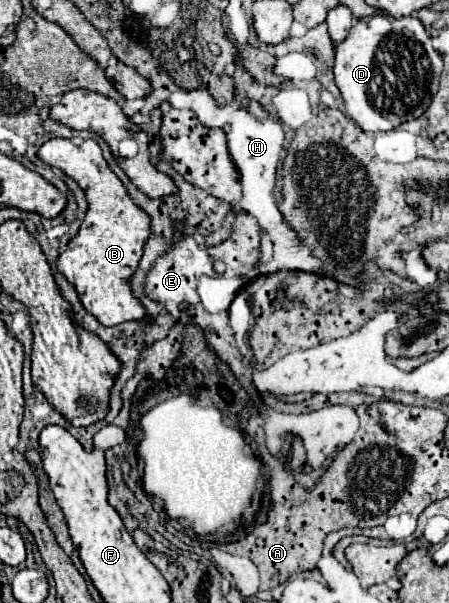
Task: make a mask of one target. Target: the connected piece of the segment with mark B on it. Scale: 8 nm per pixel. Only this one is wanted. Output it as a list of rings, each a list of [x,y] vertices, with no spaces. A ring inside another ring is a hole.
[[[53,138],[39,148],[39,158],[49,166],[61,168],[87,194],[89,210],[79,234],[57,260],[57,268],[77,288],[85,310],[103,326],[117,326],[129,320],[151,320],[145,306],[131,290],[131,276],[151,236],[151,216],[131,200],[125,184],[107,166],[101,146],[95,140]]]

